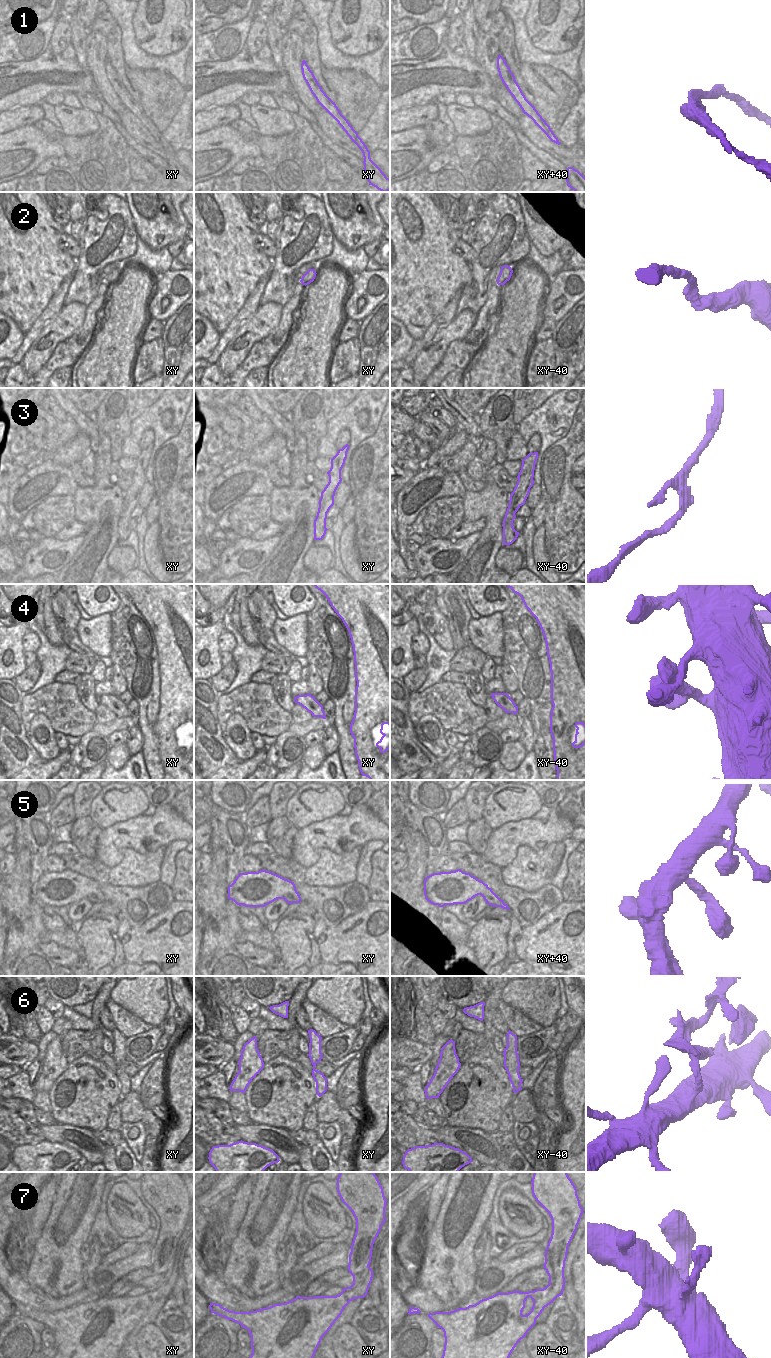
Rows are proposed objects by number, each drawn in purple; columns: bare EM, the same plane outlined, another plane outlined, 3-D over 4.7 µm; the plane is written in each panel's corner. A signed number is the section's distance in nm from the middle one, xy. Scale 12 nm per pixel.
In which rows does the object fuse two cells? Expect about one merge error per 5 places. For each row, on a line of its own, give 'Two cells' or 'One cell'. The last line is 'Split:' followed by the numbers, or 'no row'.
1: One cell
2: One cell
3: One cell
4: One cell
5: One cell
6: Two cells
7: One cell
Split: 6

